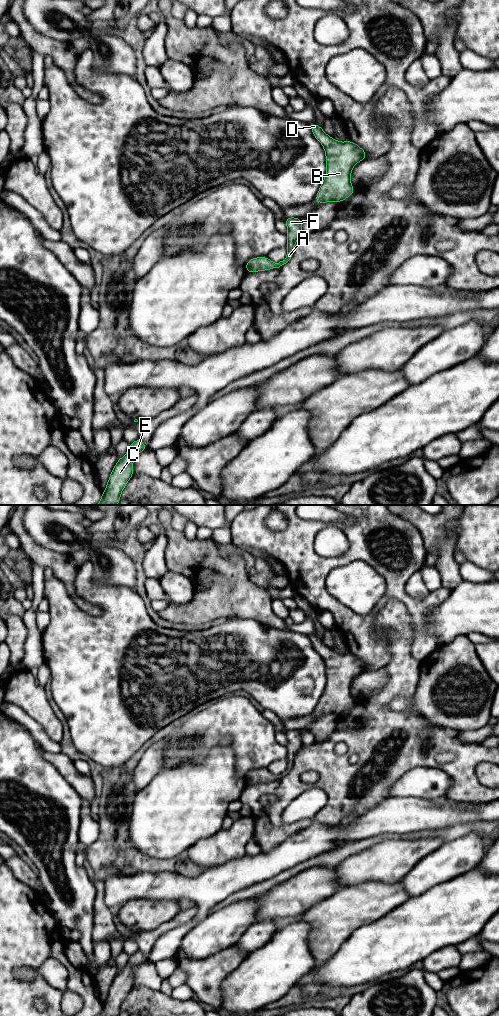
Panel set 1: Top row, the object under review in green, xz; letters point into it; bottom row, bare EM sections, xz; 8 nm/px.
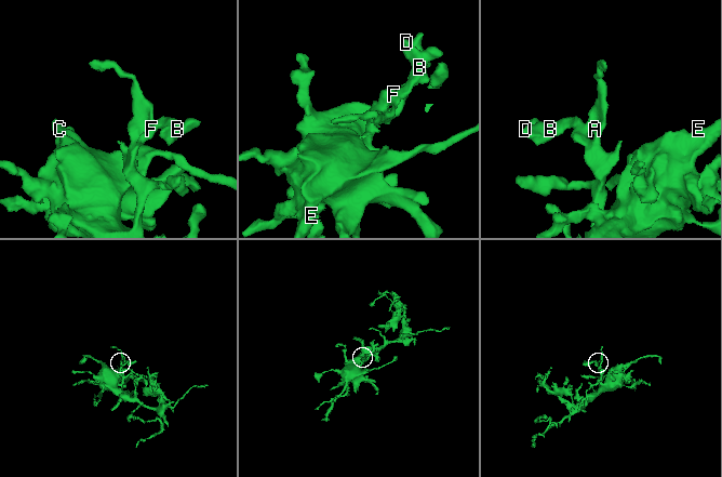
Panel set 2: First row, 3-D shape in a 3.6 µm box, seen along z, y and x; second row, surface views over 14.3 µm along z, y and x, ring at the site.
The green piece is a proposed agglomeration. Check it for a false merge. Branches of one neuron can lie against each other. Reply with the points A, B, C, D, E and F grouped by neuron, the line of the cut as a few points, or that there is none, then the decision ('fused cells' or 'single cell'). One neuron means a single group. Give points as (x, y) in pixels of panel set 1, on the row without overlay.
A B C D E F | no cut | single cell

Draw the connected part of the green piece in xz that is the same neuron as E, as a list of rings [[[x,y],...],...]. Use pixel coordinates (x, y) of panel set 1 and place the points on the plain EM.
[[[138,950],[129,956],[125,968],[119,970],[114,978],[98,1016],[118,1016],[121,1011],[121,1004],[133,988],[134,970],[145,962],[147,962],[147,958]]]

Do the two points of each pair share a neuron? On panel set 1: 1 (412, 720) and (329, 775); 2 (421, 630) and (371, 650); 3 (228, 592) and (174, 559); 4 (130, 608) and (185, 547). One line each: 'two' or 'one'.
1: one
2: one
3: one
4: two

